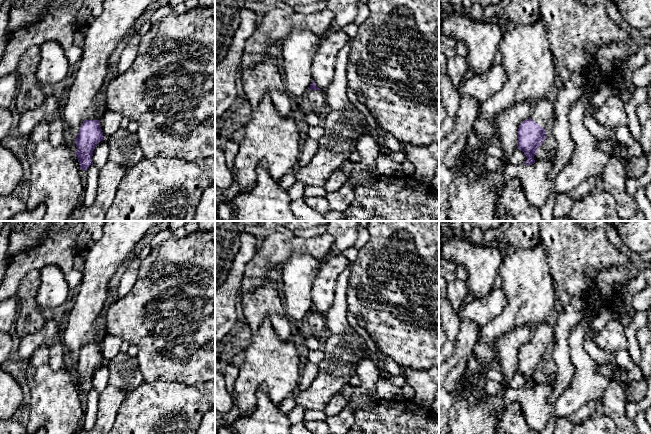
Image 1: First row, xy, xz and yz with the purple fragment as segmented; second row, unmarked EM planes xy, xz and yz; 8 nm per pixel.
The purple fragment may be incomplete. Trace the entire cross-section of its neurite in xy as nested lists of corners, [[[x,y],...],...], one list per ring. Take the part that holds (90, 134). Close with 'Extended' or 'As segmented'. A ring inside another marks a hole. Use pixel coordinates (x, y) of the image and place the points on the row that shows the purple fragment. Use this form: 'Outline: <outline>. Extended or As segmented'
Outline: [[[91,109],[85,116],[76,138],[77,151],[75,155],[77,156],[80,169],[86,171],[93,164],[92,155],[95,147],[105,139],[99,120],[98,113]]]. Extended

